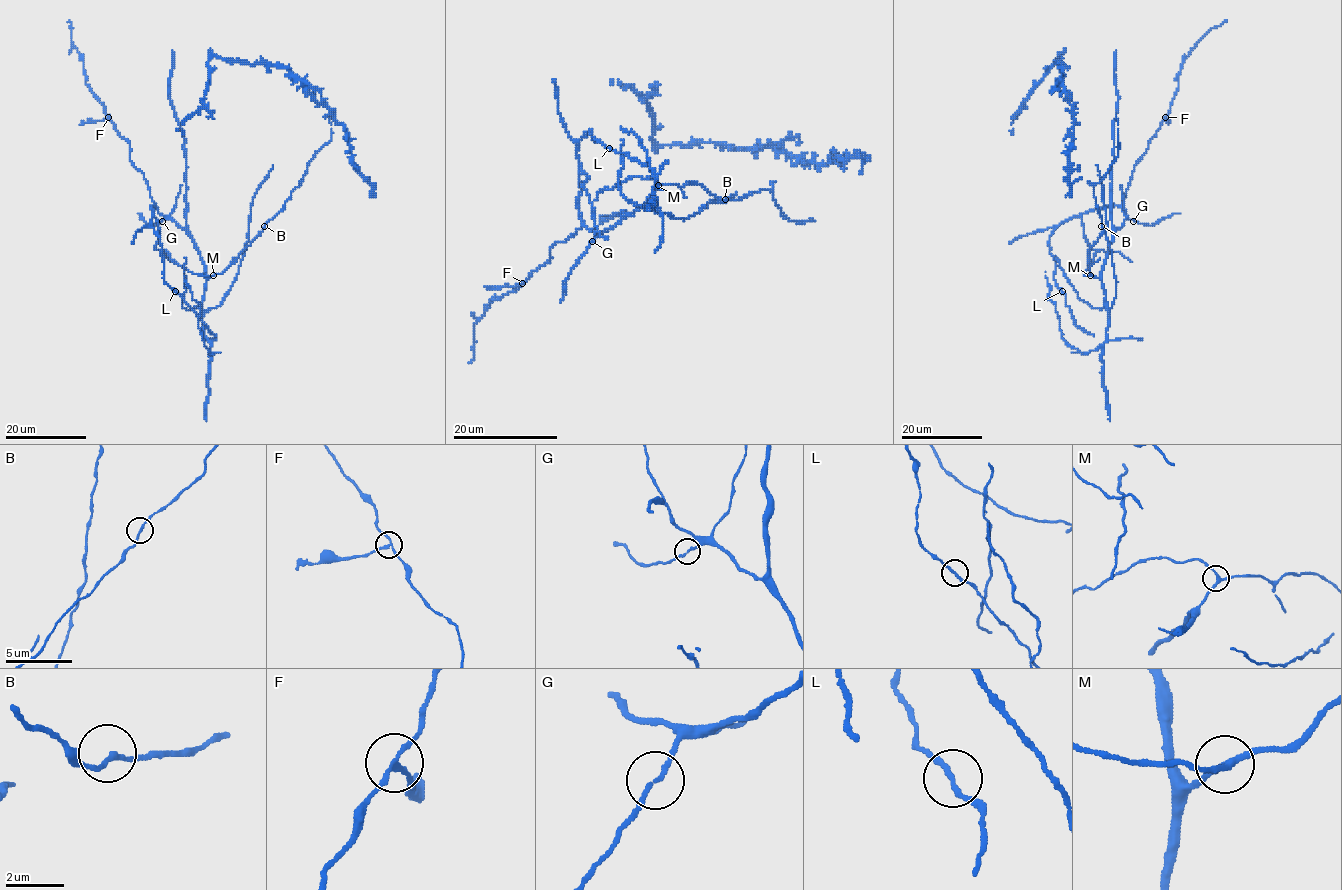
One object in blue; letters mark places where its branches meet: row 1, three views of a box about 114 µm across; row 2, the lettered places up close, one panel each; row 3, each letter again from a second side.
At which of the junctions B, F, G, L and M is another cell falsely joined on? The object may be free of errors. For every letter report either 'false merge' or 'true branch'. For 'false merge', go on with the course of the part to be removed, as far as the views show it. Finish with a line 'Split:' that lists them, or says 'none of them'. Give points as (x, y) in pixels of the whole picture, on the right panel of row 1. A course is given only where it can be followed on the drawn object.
B: true branch
F: false merge
G: true branch
L: true branch
M: true branch
Split: F

